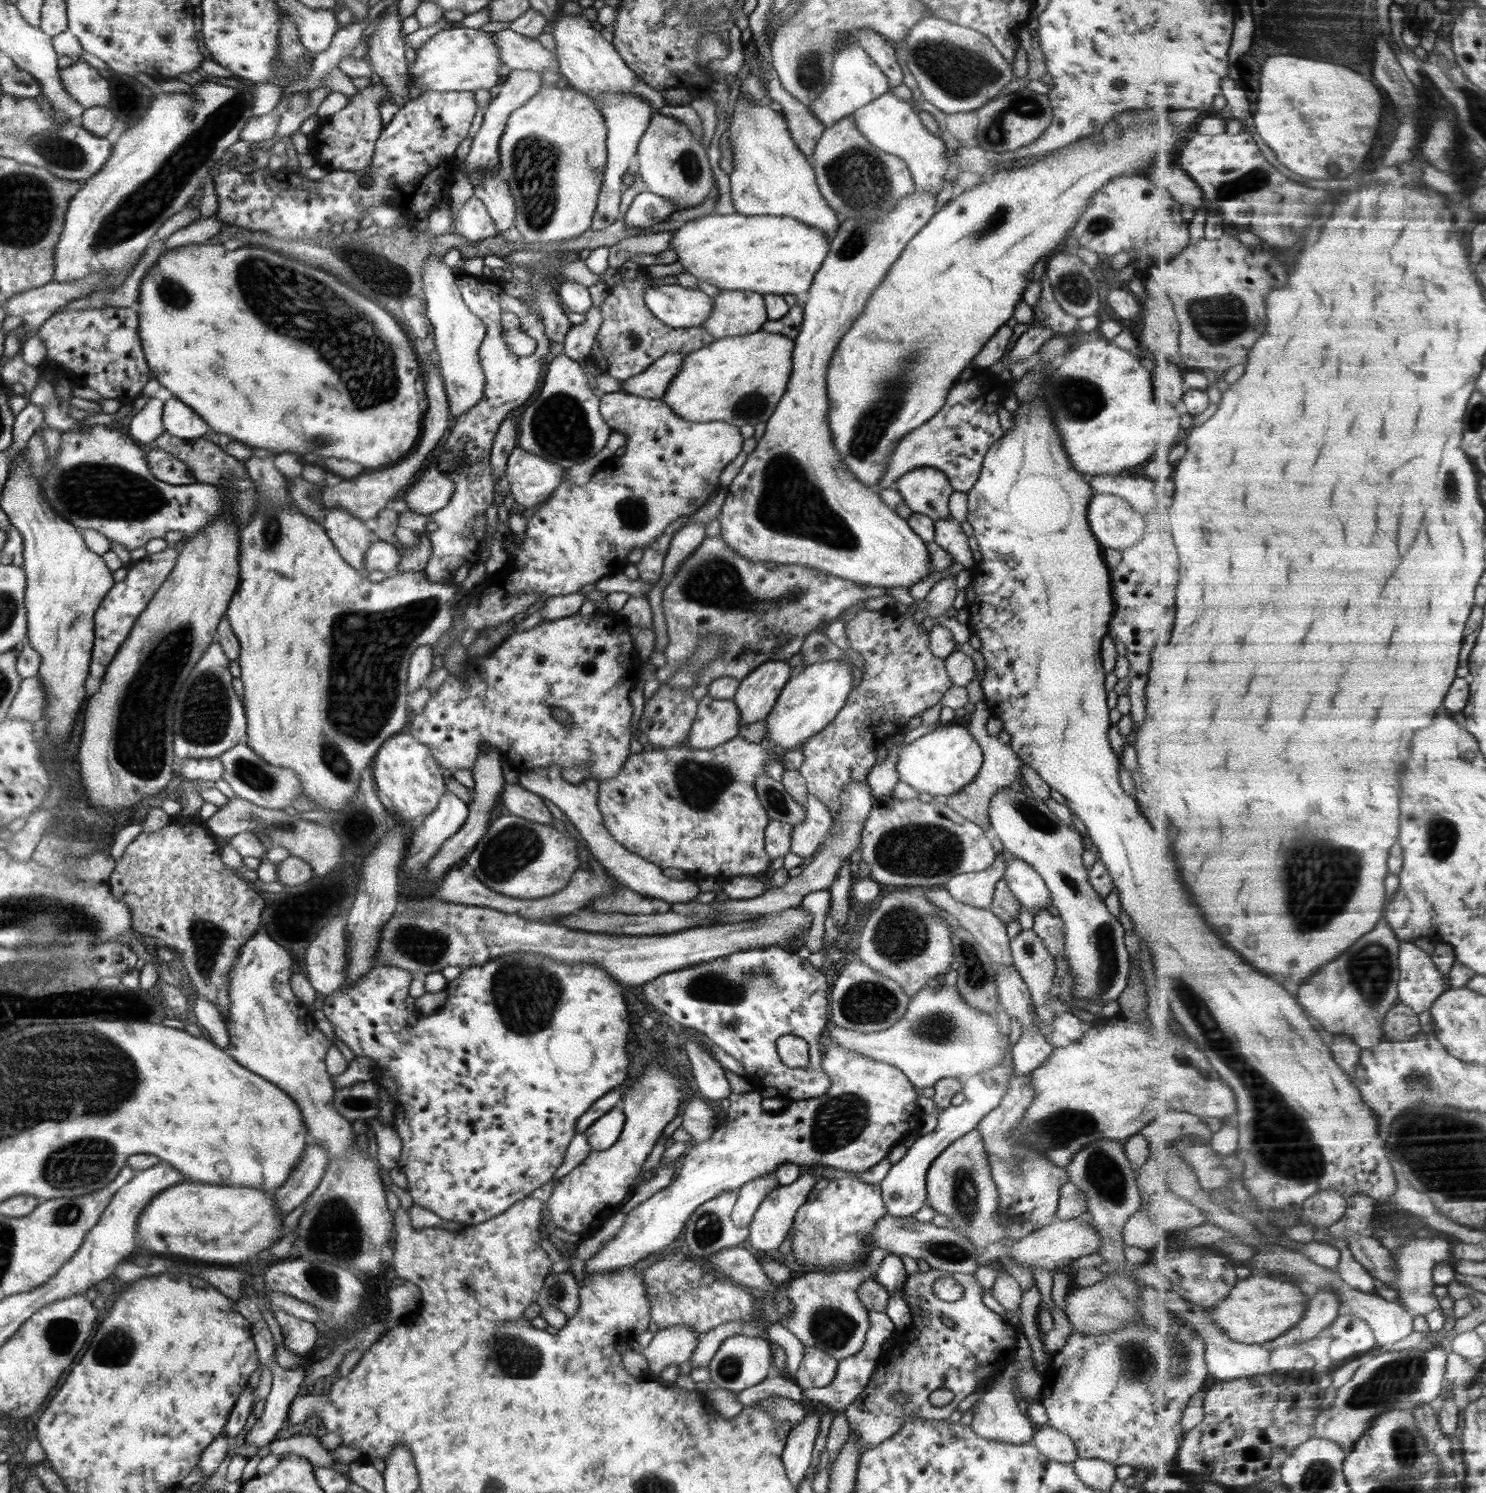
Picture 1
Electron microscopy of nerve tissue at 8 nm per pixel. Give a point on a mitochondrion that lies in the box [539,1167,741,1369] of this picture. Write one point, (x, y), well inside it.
(708, 1228)

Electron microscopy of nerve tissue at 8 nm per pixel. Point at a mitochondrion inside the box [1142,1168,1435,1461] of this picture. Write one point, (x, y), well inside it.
(1401, 1377)

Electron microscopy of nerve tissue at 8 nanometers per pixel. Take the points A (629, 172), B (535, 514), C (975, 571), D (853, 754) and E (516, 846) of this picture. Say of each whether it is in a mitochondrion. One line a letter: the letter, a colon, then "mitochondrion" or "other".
A: other
B: other
C: other
D: other
E: mitochondrion

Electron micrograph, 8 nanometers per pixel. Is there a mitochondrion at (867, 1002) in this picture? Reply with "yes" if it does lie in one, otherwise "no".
yes

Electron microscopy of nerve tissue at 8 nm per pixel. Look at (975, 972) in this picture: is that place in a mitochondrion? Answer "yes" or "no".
yes

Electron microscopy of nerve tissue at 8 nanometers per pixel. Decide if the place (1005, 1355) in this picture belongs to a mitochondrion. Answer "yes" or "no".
no

